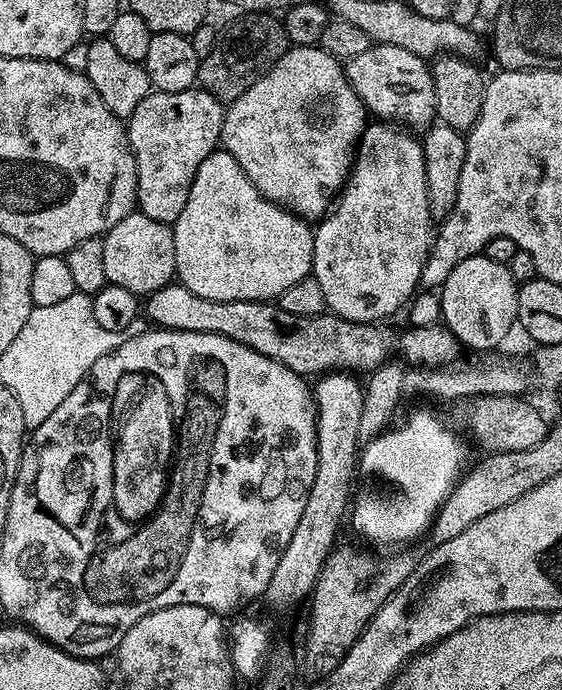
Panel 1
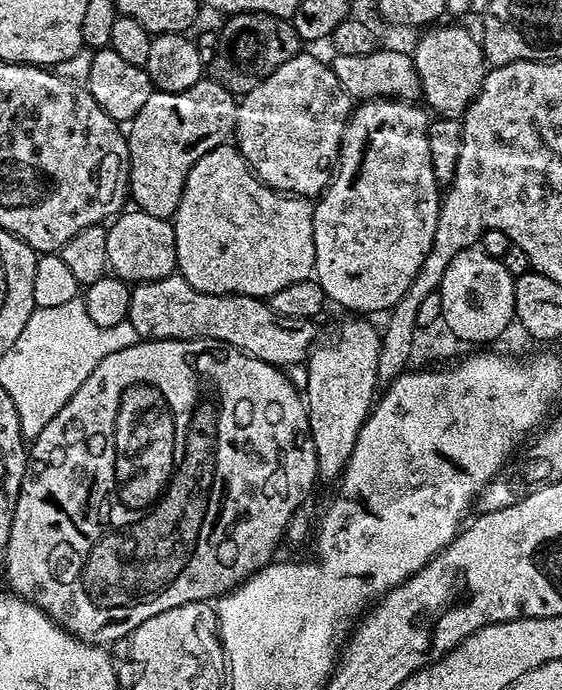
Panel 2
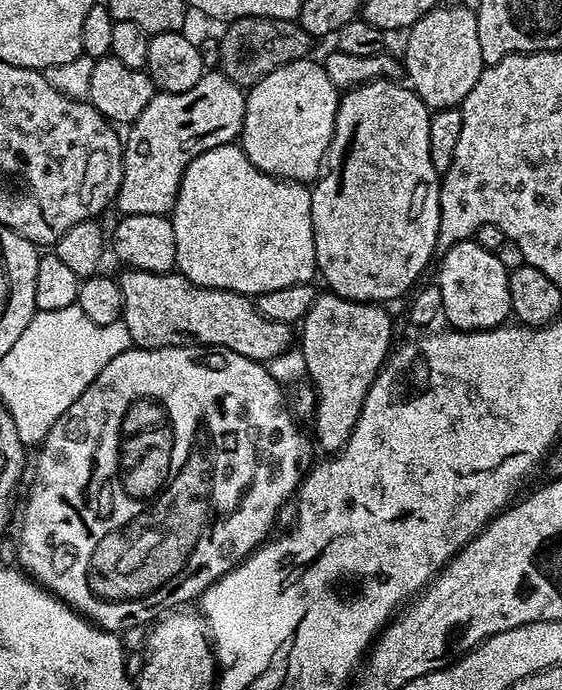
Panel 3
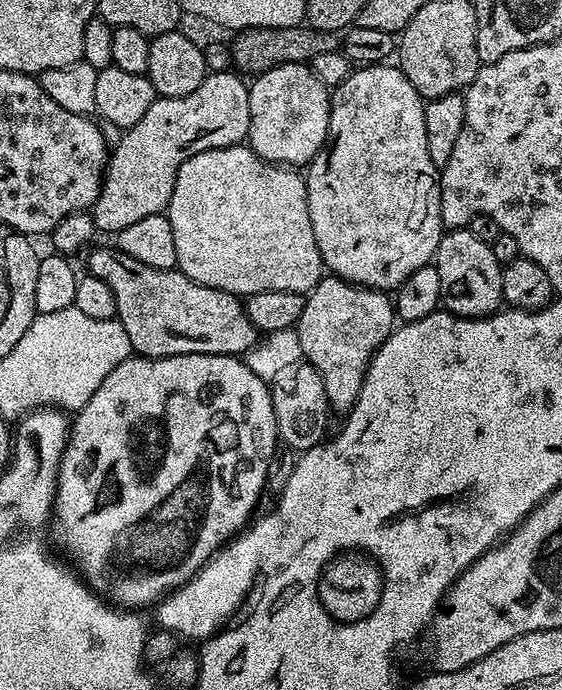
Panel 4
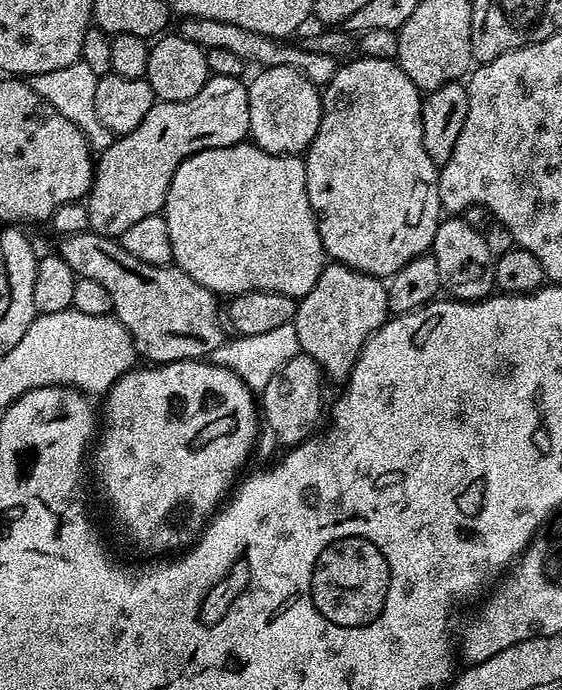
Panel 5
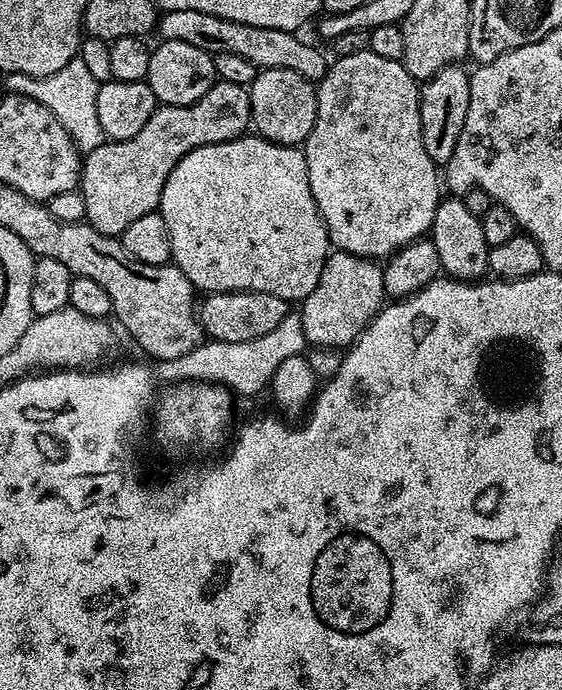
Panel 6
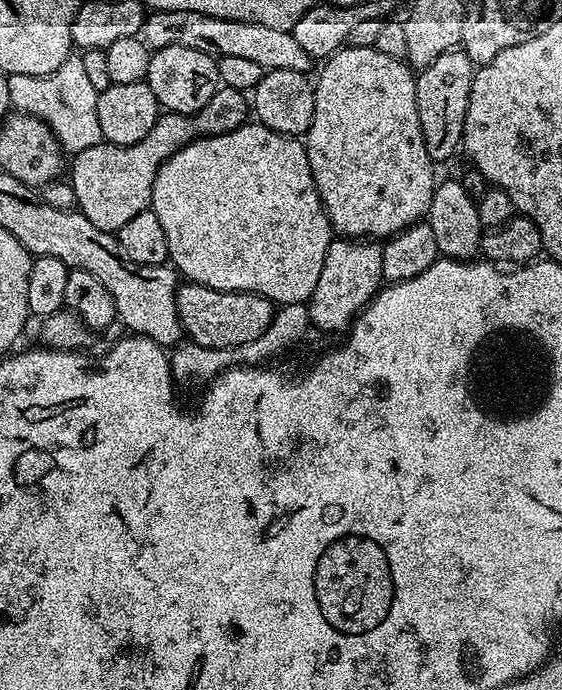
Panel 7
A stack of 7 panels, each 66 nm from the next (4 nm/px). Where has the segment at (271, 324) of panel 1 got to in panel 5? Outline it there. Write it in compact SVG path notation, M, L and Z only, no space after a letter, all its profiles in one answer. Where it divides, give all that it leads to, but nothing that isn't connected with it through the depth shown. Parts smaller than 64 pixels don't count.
M91 230L65 236L59 243L59 256L70 270L76 272L77 277L99 282L110 293L111 315L126 326L137 353L148 359L145 361L158 365L208 358L226 341L226 324L217 293L194 282L194 278L180 268L159 268L138 262L138 258L134 258L134 254L126 254L113 237L99 236Z

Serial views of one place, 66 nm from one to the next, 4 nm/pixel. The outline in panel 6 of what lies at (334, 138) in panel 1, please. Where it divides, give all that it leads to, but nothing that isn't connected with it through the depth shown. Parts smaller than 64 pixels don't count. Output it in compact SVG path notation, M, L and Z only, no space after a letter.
M266 68L257 71L250 86L252 97L251 127L255 135L264 136L275 144L303 145L304 140L314 130L316 121L316 88L313 81L294 74L294 70Z

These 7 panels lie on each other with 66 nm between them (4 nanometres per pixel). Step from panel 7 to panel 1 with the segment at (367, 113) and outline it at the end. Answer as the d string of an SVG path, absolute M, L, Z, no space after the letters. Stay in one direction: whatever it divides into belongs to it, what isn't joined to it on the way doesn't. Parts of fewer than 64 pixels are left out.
M372 122L356 146L352 170L330 211L315 225L312 275L322 286L324 307L352 324L376 324L403 309L418 291L422 266L434 235L426 194L424 146L407 127L395 122Z

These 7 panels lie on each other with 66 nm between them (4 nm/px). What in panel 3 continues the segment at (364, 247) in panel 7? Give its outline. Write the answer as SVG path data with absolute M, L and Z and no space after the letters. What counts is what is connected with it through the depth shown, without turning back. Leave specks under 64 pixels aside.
M320 294L299 329L298 349L305 356L307 379L316 387L314 440L324 454L335 454L346 446L358 422L362 402L366 402L374 378L390 355L392 316L384 308L387 307L367 300Z

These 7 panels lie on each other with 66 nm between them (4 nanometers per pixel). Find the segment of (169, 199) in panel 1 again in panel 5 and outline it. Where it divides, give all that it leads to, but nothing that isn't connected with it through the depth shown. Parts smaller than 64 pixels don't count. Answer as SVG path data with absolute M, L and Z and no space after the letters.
M209 75L194 98L153 104L150 114L130 134L115 137L112 145L99 153L92 188L86 197L89 229L99 236L118 238L141 218L163 213L170 182L186 158L202 150L234 146L249 139L249 95L249 85L243 79Z

